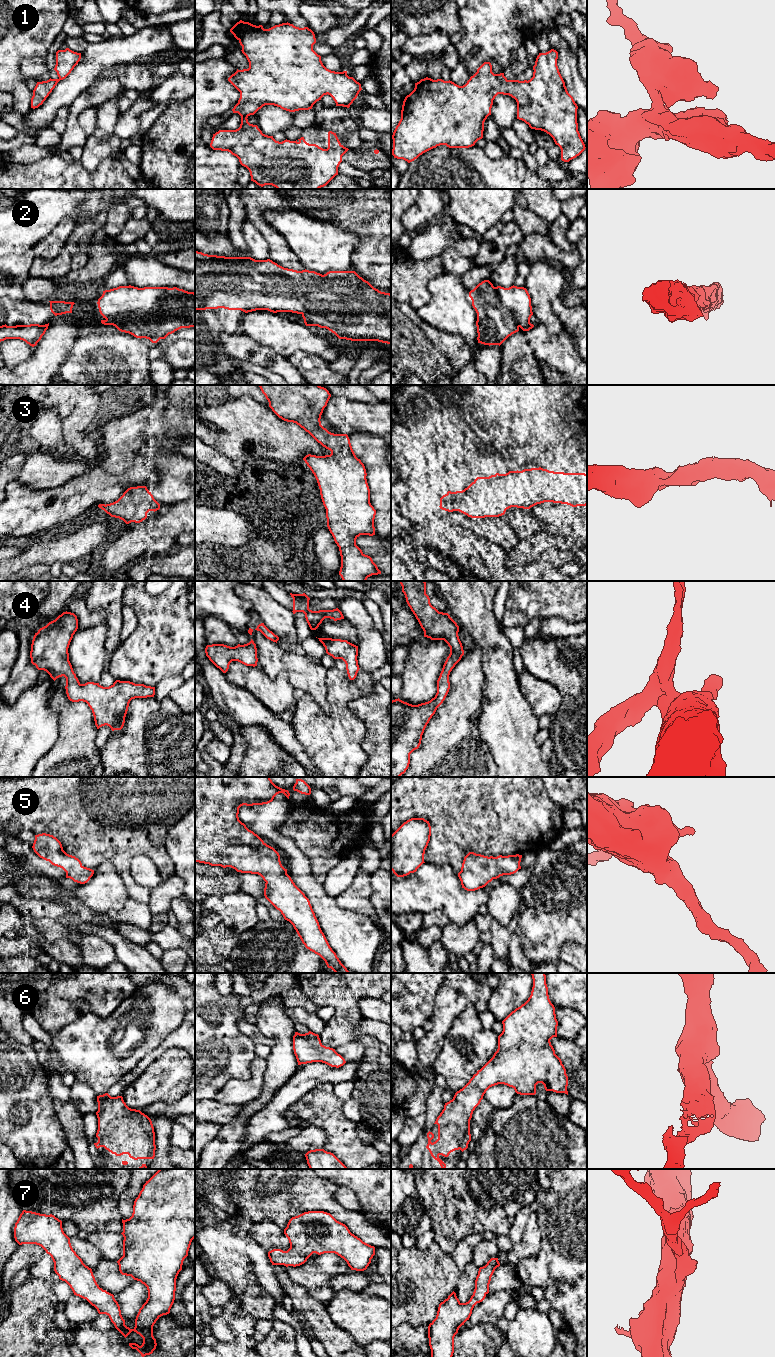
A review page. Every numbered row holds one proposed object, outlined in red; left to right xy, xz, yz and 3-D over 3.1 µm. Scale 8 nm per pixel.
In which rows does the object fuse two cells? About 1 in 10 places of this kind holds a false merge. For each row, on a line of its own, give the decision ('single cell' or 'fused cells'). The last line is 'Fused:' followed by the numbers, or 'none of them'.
1: single cell
2: single cell
3: single cell
4: single cell
5: single cell
6: single cell
7: single cell
Fused: none of them

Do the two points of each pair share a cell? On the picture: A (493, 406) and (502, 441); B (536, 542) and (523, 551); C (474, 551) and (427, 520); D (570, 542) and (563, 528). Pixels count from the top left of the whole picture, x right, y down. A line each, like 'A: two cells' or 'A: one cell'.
A: one cell
B: one cell
C: one cell
D: two cells

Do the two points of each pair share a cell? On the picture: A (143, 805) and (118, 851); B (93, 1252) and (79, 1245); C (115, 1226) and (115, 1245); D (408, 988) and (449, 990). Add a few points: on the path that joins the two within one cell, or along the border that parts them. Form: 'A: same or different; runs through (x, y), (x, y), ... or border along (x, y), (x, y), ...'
A: same; runs through (128, 805), (107, 825), (118, 836)
B: same; runs through (90, 1252), (87, 1252), (82, 1247)
C: different; border along (91, 1233), (117, 1232), (120, 1234)
D: different; border along (442, 983), (437, 994), (433, 1013)

